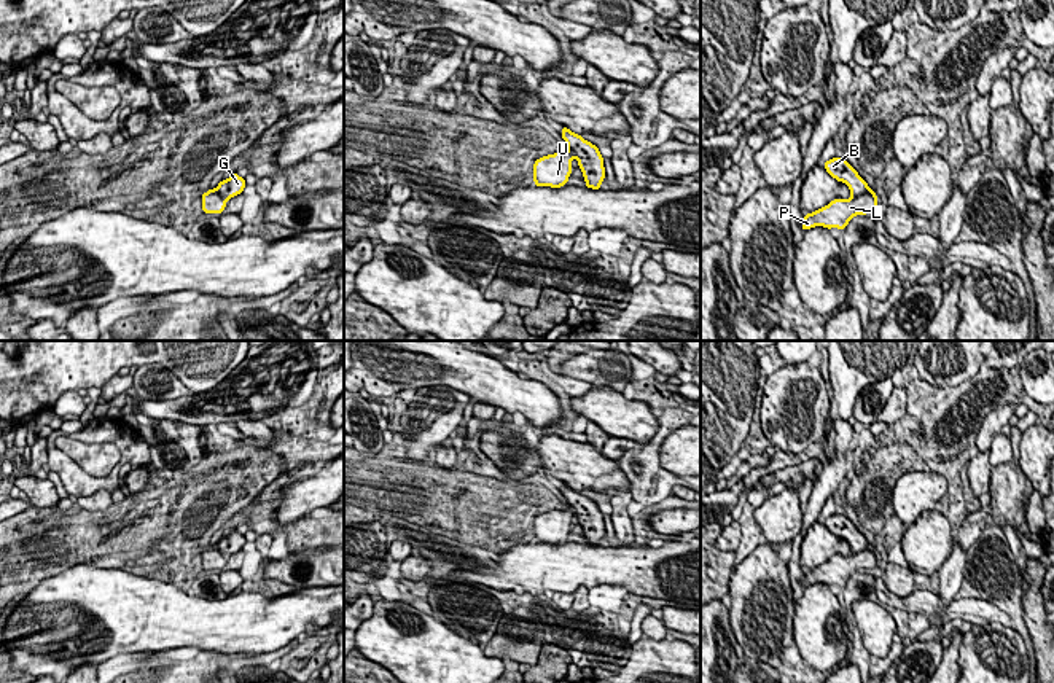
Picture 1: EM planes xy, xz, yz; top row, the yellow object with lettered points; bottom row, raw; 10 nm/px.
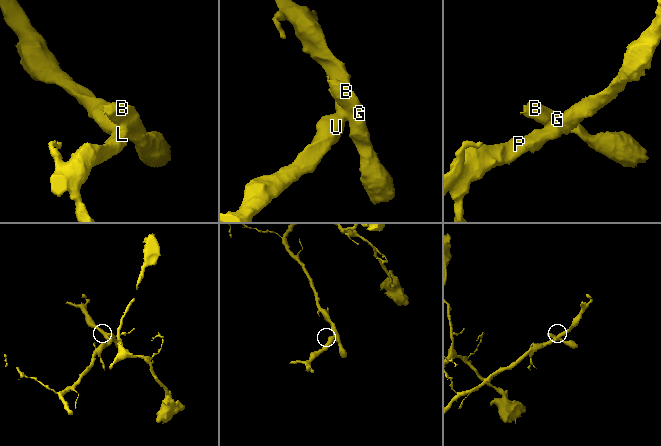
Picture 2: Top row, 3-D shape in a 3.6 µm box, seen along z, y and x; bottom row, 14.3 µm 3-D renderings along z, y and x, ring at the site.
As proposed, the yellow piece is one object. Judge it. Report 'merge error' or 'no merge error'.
merge error

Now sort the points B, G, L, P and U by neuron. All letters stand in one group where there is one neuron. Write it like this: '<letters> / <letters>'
B G / L P U

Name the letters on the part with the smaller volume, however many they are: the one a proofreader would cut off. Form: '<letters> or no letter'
B, G

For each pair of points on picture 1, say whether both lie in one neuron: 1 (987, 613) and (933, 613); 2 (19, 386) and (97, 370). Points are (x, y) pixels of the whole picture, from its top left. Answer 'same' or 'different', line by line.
1: same
2: same

